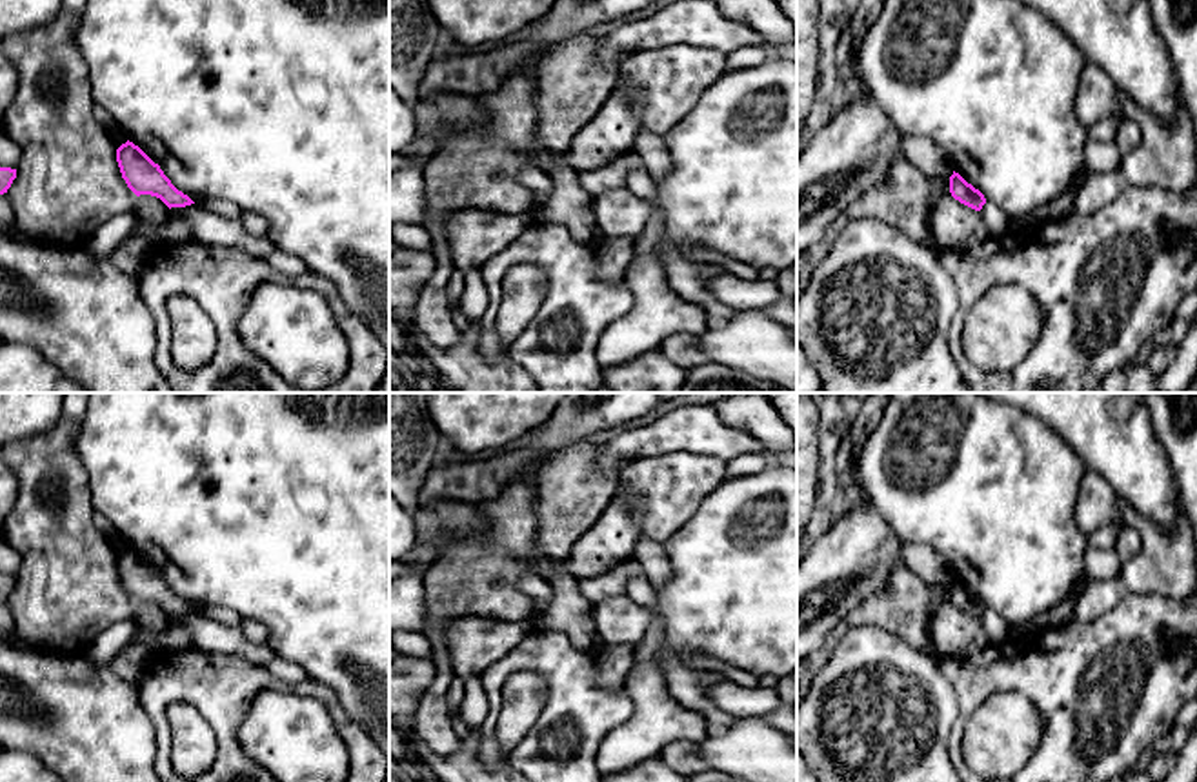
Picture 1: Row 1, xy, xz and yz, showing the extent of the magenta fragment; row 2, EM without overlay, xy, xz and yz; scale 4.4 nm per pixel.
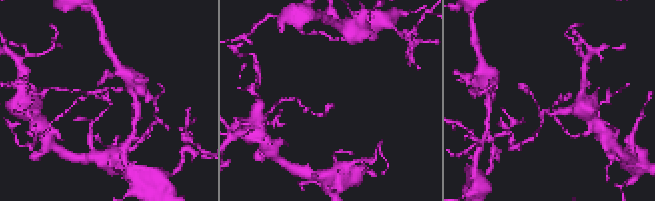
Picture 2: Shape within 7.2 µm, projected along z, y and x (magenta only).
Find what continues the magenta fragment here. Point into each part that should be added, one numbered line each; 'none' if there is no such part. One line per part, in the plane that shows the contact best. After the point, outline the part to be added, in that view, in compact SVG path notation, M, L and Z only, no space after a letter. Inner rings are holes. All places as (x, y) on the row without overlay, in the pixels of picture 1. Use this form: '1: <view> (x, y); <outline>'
none

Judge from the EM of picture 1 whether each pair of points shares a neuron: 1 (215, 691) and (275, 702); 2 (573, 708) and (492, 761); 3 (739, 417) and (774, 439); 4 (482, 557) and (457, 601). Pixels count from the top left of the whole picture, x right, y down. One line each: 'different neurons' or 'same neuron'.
1: different neurons
2: same neuron
3: same neuron
4: same neuron

